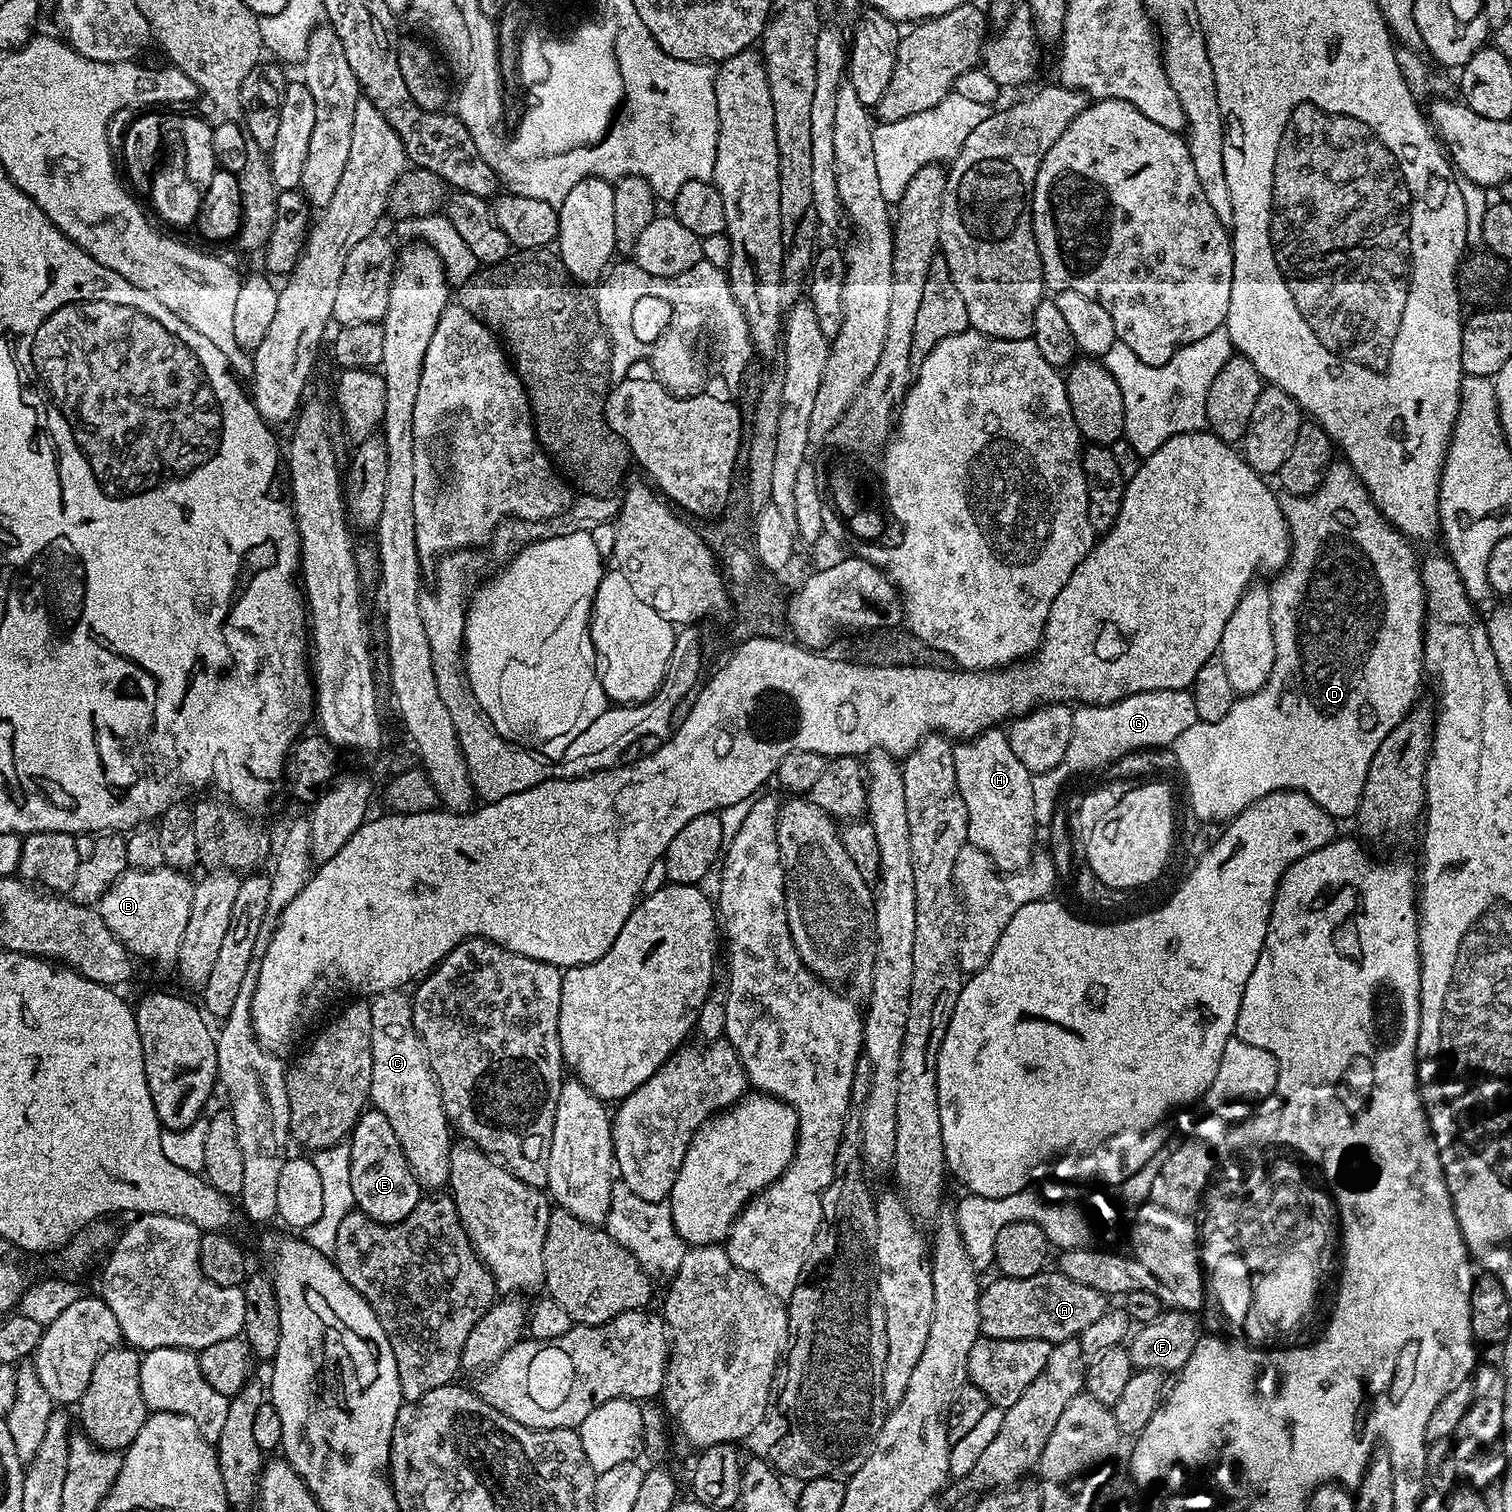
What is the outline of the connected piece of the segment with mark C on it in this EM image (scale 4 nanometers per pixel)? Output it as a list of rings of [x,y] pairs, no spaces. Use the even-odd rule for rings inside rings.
[[[400,990],[381,992],[371,1001],[372,1073],[368,1098],[375,1111],[386,1114],[390,1127],[394,1129],[394,1138],[398,1138],[398,1146],[402,1146],[402,1154],[406,1154],[406,1162],[414,1178],[420,1183],[421,1189],[440,1190],[447,1185],[450,1178],[450,1154],[454,1132],[444,1113],[440,1088],[436,1085],[436,1077],[432,1075],[432,1068],[428,1064],[424,1043],[420,1041],[412,1021],[412,1001],[407,995],[403,996],[404,994]]]

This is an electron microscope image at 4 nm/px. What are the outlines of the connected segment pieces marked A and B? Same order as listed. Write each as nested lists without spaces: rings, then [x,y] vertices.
[[[1045,1270],[1030,1278],[1000,1276],[980,1289],[980,1331],[989,1340],[1045,1340],[1052,1345],[1075,1340],[1086,1326],[1098,1322],[1110,1307],[1109,1297],[1066,1278],[1059,1270]]]
[[[155,868],[145,872],[123,872],[106,890],[98,905],[102,922],[128,947],[133,957],[145,956],[156,964],[175,961],[186,922],[190,922],[190,906],[194,902],[196,884],[187,871],[179,868]]]

